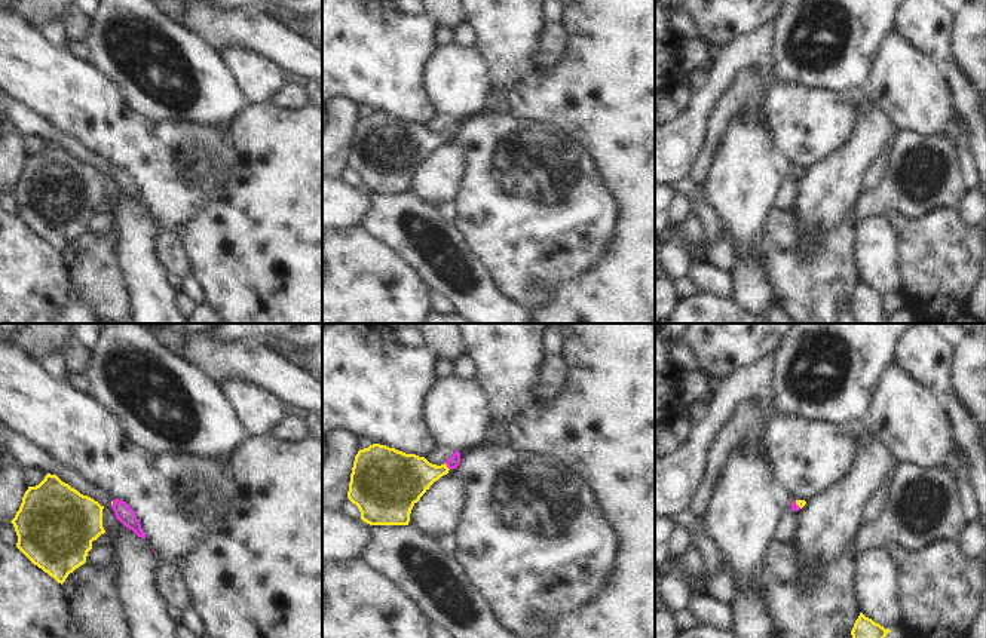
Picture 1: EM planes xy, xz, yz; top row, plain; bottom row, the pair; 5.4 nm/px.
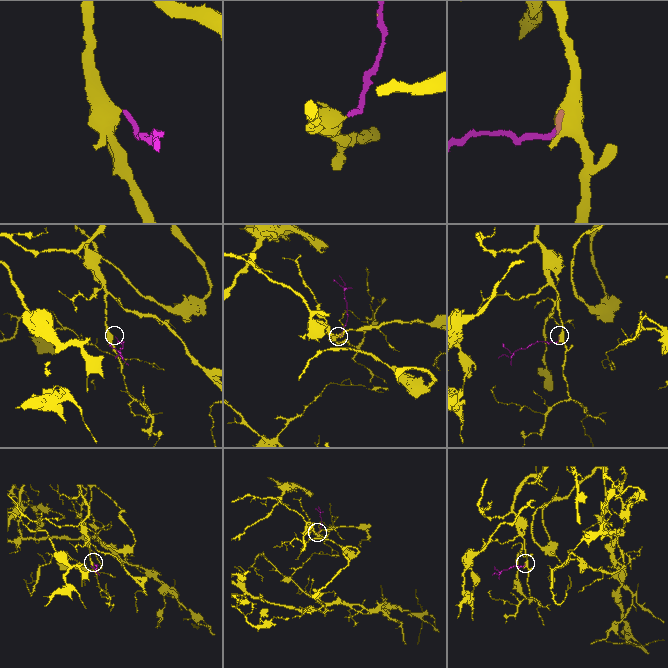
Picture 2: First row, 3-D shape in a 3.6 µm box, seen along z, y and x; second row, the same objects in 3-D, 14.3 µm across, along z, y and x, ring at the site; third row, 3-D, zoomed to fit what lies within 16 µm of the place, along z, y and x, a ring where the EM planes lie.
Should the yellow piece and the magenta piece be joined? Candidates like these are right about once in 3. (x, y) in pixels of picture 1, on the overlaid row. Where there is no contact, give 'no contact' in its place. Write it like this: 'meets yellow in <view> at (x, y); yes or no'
meets yellow in xz at (446, 466); yes

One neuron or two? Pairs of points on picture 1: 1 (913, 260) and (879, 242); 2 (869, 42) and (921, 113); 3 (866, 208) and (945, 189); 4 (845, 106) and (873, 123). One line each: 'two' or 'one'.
1: two
2: two
3: one
4: two

